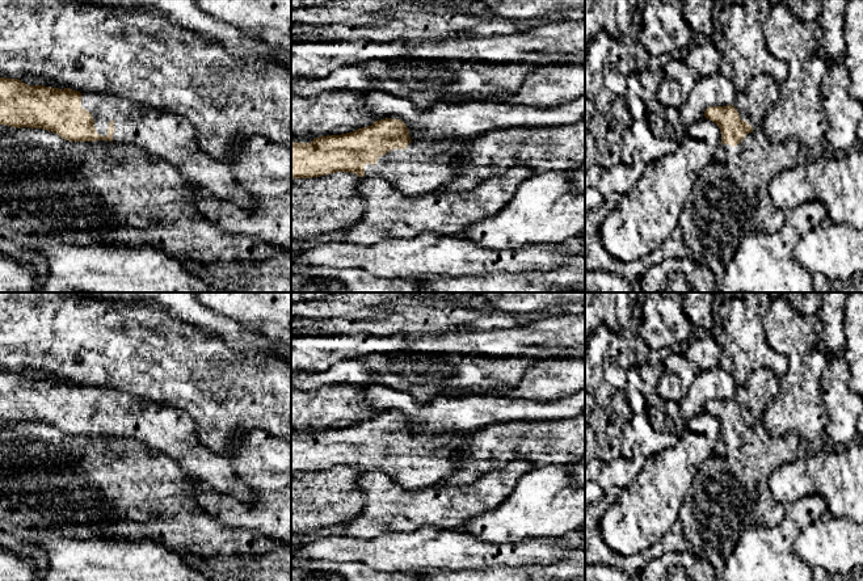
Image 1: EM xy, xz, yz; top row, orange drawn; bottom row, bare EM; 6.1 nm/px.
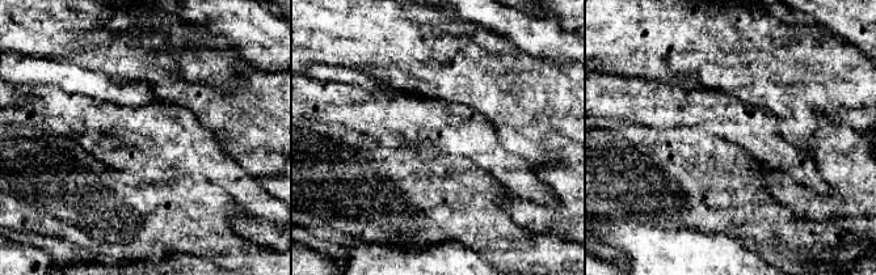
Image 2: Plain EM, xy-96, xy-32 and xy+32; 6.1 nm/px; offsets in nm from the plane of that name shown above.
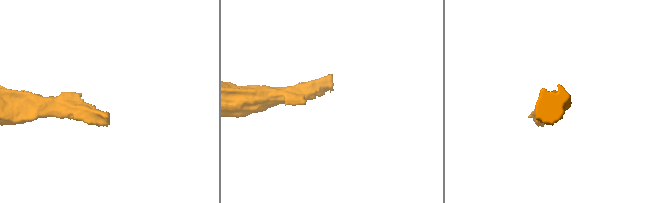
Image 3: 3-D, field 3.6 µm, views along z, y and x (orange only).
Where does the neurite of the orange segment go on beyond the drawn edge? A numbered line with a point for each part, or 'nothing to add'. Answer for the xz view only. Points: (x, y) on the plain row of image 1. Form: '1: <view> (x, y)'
1: xz (422, 460)

